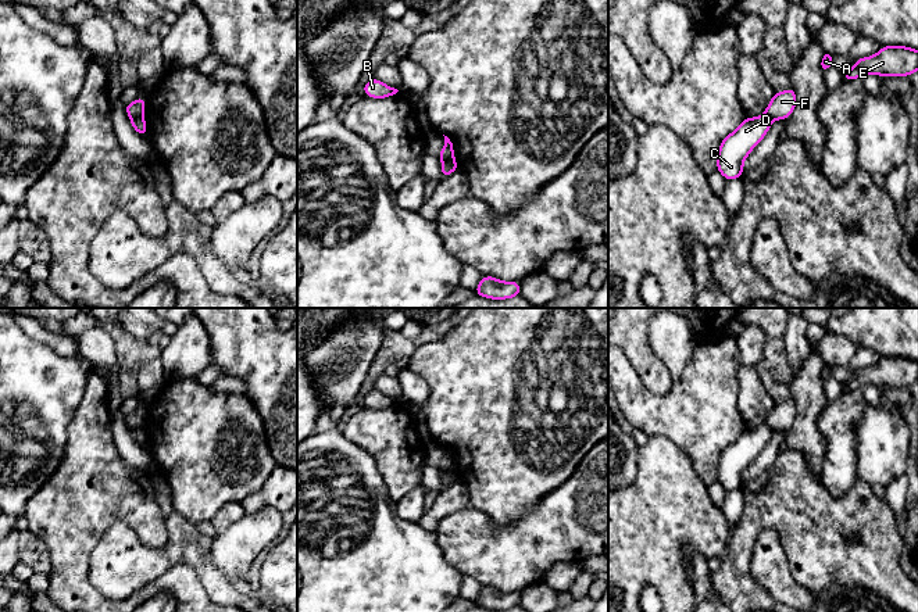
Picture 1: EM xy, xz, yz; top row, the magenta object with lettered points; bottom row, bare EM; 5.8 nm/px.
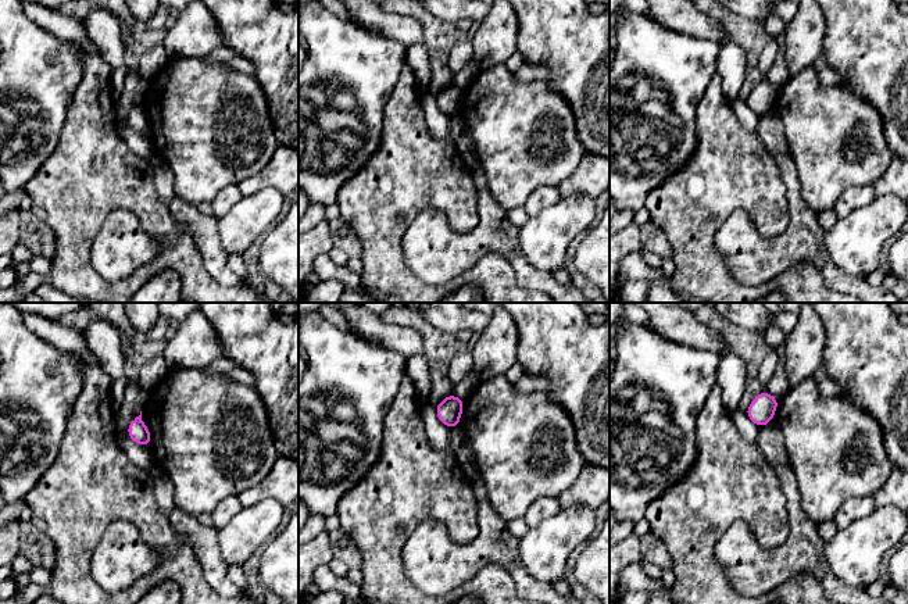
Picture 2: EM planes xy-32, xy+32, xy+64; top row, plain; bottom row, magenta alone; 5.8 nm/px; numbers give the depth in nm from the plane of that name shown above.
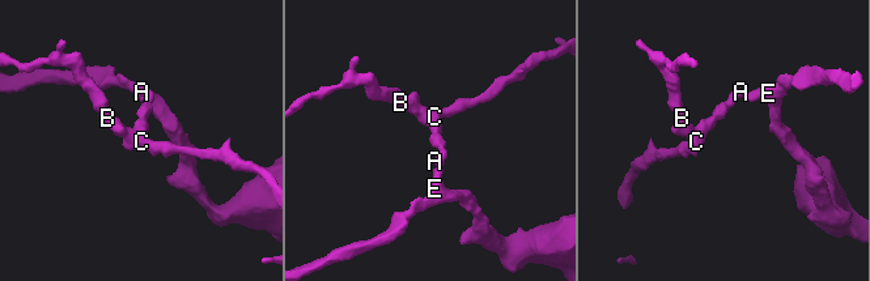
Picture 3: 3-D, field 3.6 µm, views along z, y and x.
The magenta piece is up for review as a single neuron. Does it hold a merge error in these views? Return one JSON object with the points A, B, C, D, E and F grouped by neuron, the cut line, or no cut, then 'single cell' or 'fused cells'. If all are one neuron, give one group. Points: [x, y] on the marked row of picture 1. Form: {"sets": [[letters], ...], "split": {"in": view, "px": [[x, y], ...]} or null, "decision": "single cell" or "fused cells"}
{"sets": [["A", "E", "F"], ["B", "C", "D"]], "split": {"in": "xy", "px": [[129, 115], [142, 117]]}, "decision": "fused cells"}

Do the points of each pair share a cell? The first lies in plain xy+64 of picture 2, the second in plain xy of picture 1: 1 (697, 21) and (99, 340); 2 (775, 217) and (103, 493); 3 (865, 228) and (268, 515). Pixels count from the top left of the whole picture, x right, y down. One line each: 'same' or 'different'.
1: same
2: same
3: same

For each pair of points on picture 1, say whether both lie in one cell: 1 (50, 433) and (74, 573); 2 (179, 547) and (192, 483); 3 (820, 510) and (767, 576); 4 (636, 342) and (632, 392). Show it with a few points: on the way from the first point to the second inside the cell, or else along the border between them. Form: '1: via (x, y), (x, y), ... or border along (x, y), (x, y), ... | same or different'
1: border along (67, 437), (60, 464), (35, 493) | different
2: border along (174, 510), (196, 526) | different
3: border along (764, 529), (778, 534), (790, 575), (799, 583) | different
4: border along (622, 350), (640, 382), (654, 393) | different

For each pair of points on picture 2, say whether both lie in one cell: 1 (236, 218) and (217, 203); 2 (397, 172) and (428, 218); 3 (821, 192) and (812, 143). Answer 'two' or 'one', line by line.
1: two
2: two
3: one

